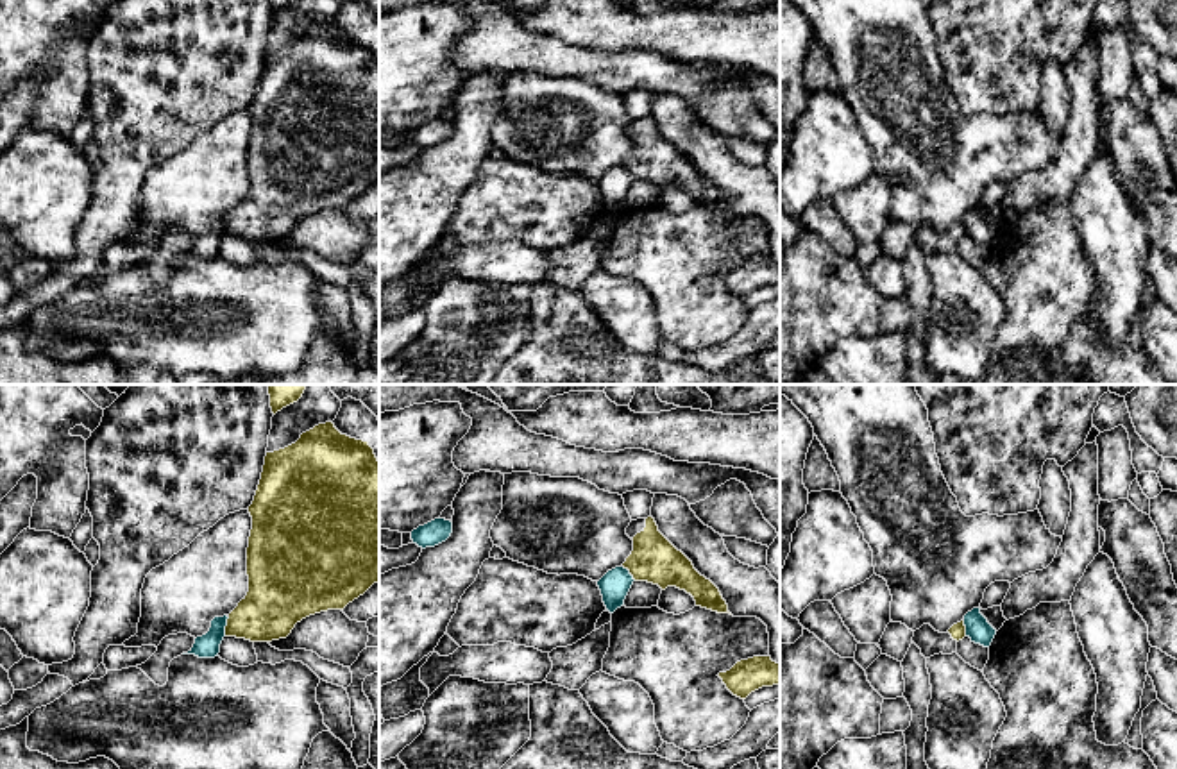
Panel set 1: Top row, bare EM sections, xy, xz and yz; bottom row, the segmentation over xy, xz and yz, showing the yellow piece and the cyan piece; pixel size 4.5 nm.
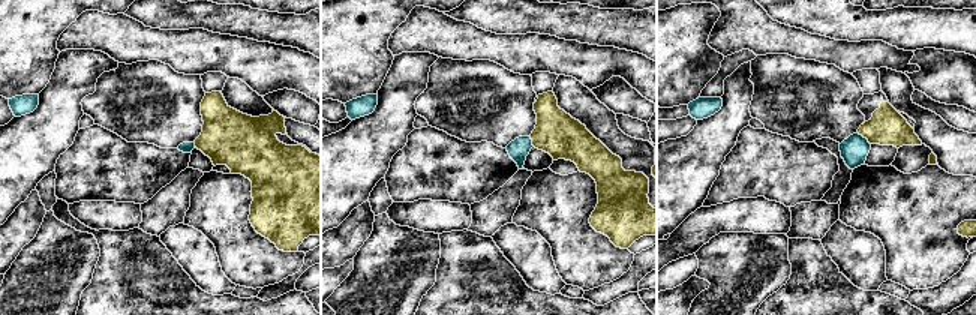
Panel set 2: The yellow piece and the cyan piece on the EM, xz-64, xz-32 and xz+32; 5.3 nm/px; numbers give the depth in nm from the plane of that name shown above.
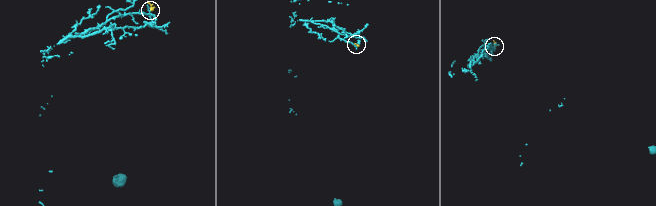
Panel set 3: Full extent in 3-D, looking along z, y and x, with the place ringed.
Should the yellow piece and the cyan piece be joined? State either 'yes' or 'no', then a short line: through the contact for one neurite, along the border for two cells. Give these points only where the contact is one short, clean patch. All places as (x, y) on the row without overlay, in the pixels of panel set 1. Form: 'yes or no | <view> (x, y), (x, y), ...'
no | xy (229, 217), (224, 235)

